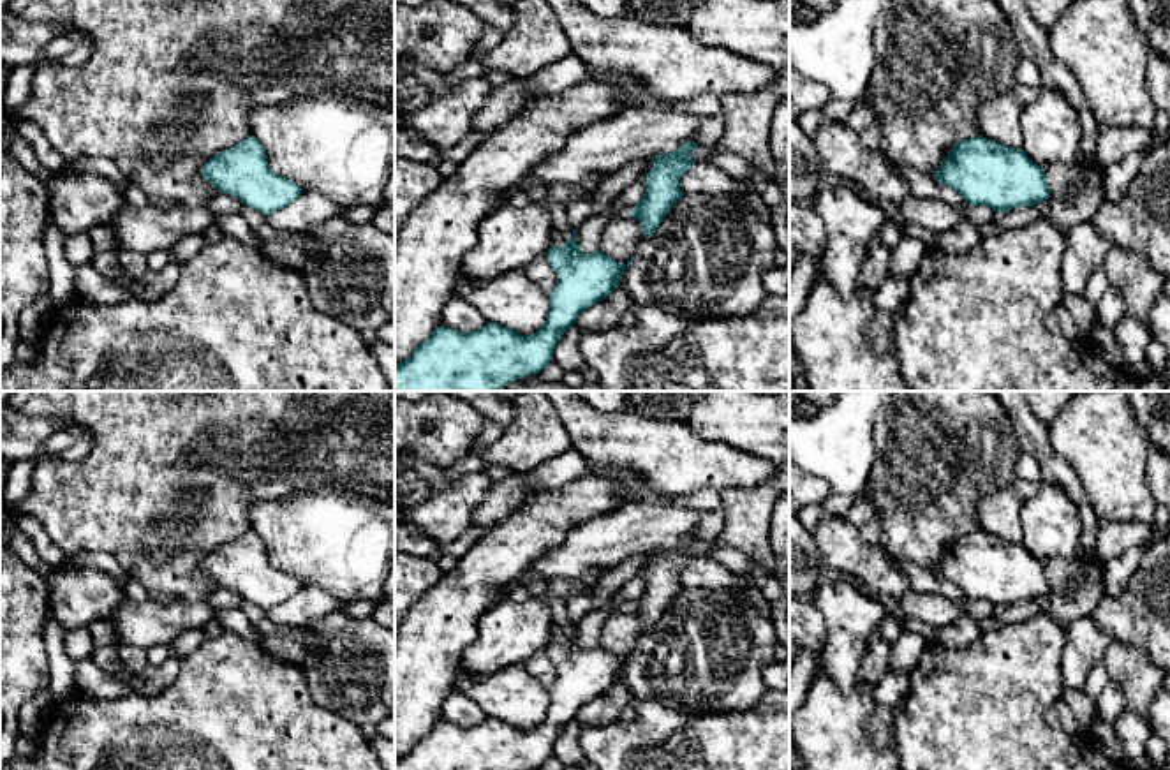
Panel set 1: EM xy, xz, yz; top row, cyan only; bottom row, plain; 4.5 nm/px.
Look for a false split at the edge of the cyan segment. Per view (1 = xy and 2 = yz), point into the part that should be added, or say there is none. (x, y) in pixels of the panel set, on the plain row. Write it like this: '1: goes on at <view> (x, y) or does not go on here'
1: does not go on here
2: does not go on here

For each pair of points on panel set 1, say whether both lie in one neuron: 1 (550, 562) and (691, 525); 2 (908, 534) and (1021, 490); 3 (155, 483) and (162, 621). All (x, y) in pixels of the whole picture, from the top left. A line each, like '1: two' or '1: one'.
1: one
2: two
3: two

